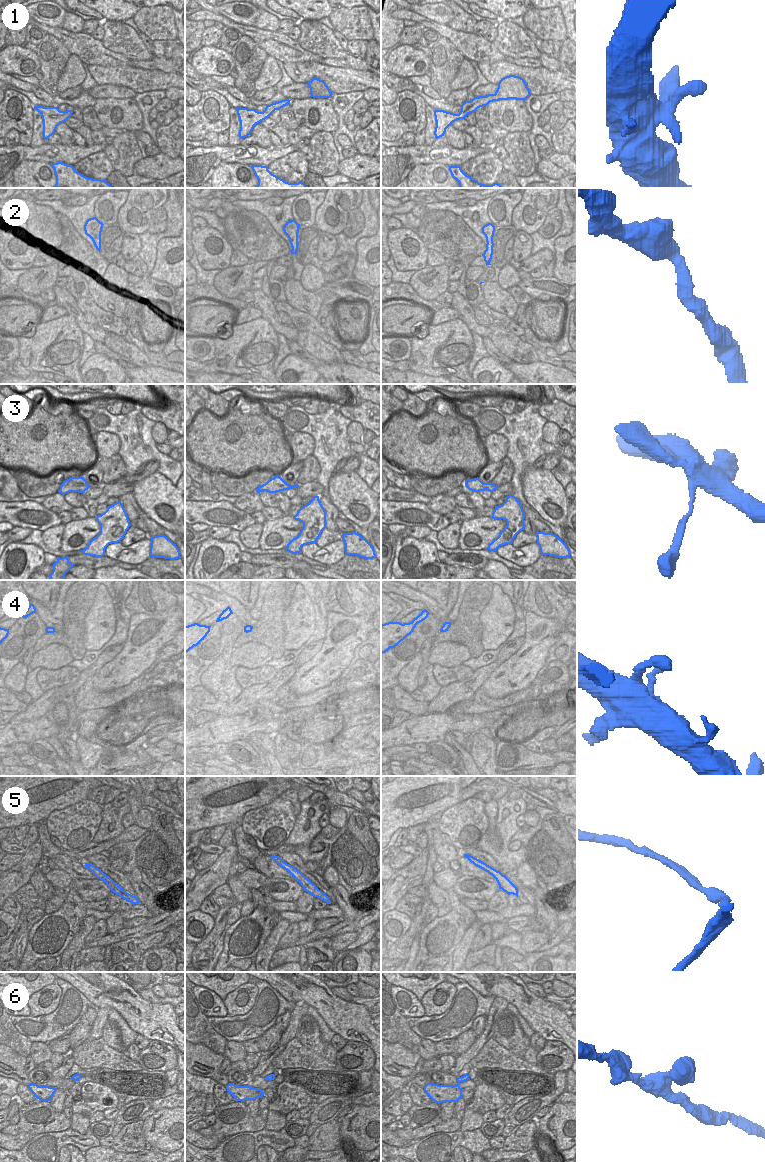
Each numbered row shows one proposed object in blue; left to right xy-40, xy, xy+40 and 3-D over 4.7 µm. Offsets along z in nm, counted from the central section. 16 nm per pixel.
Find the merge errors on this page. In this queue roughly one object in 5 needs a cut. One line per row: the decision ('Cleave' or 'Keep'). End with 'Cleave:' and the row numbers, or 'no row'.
1: Keep
2: Keep
3: Keep
4: Keep
5: Keep
6: Keep
Cleave: no row.

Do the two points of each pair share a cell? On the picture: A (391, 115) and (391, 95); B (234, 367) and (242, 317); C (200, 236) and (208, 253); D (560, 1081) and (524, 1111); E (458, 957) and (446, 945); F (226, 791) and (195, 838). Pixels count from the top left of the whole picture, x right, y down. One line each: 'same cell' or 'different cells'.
A: different cells
B: different cells
C: same cell
D: same cell
E: different cells
F: different cells

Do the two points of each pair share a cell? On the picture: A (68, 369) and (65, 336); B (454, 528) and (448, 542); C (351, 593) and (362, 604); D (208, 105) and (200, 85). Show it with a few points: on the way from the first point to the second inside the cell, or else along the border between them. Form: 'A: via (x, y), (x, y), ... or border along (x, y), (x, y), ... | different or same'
A: via (68, 361), (68, 344) | same
B: via (452, 531), (448, 539) | same
C: via (354, 596), (359, 601) | same
D: border along (209, 89), (201, 92) | different

